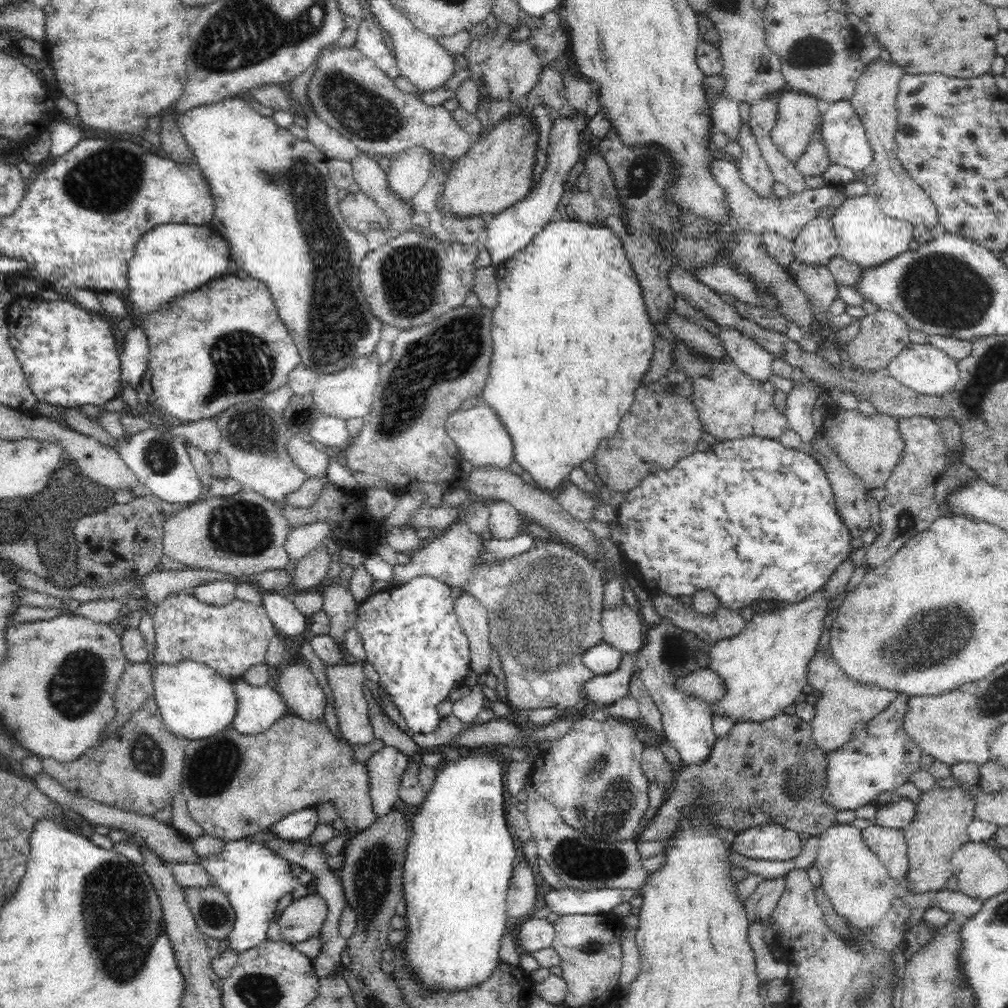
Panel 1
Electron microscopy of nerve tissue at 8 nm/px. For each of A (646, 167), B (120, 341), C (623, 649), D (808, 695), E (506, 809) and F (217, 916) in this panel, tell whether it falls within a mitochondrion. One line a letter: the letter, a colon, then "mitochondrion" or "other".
A: mitochondrion
B: other
C: other
D: other
E: other
F: mitochondrion

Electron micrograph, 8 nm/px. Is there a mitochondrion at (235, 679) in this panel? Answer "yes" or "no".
no

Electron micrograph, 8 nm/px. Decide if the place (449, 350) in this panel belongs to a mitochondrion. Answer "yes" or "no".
yes

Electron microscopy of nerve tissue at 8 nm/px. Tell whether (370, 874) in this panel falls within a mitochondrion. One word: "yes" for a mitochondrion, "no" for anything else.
yes

